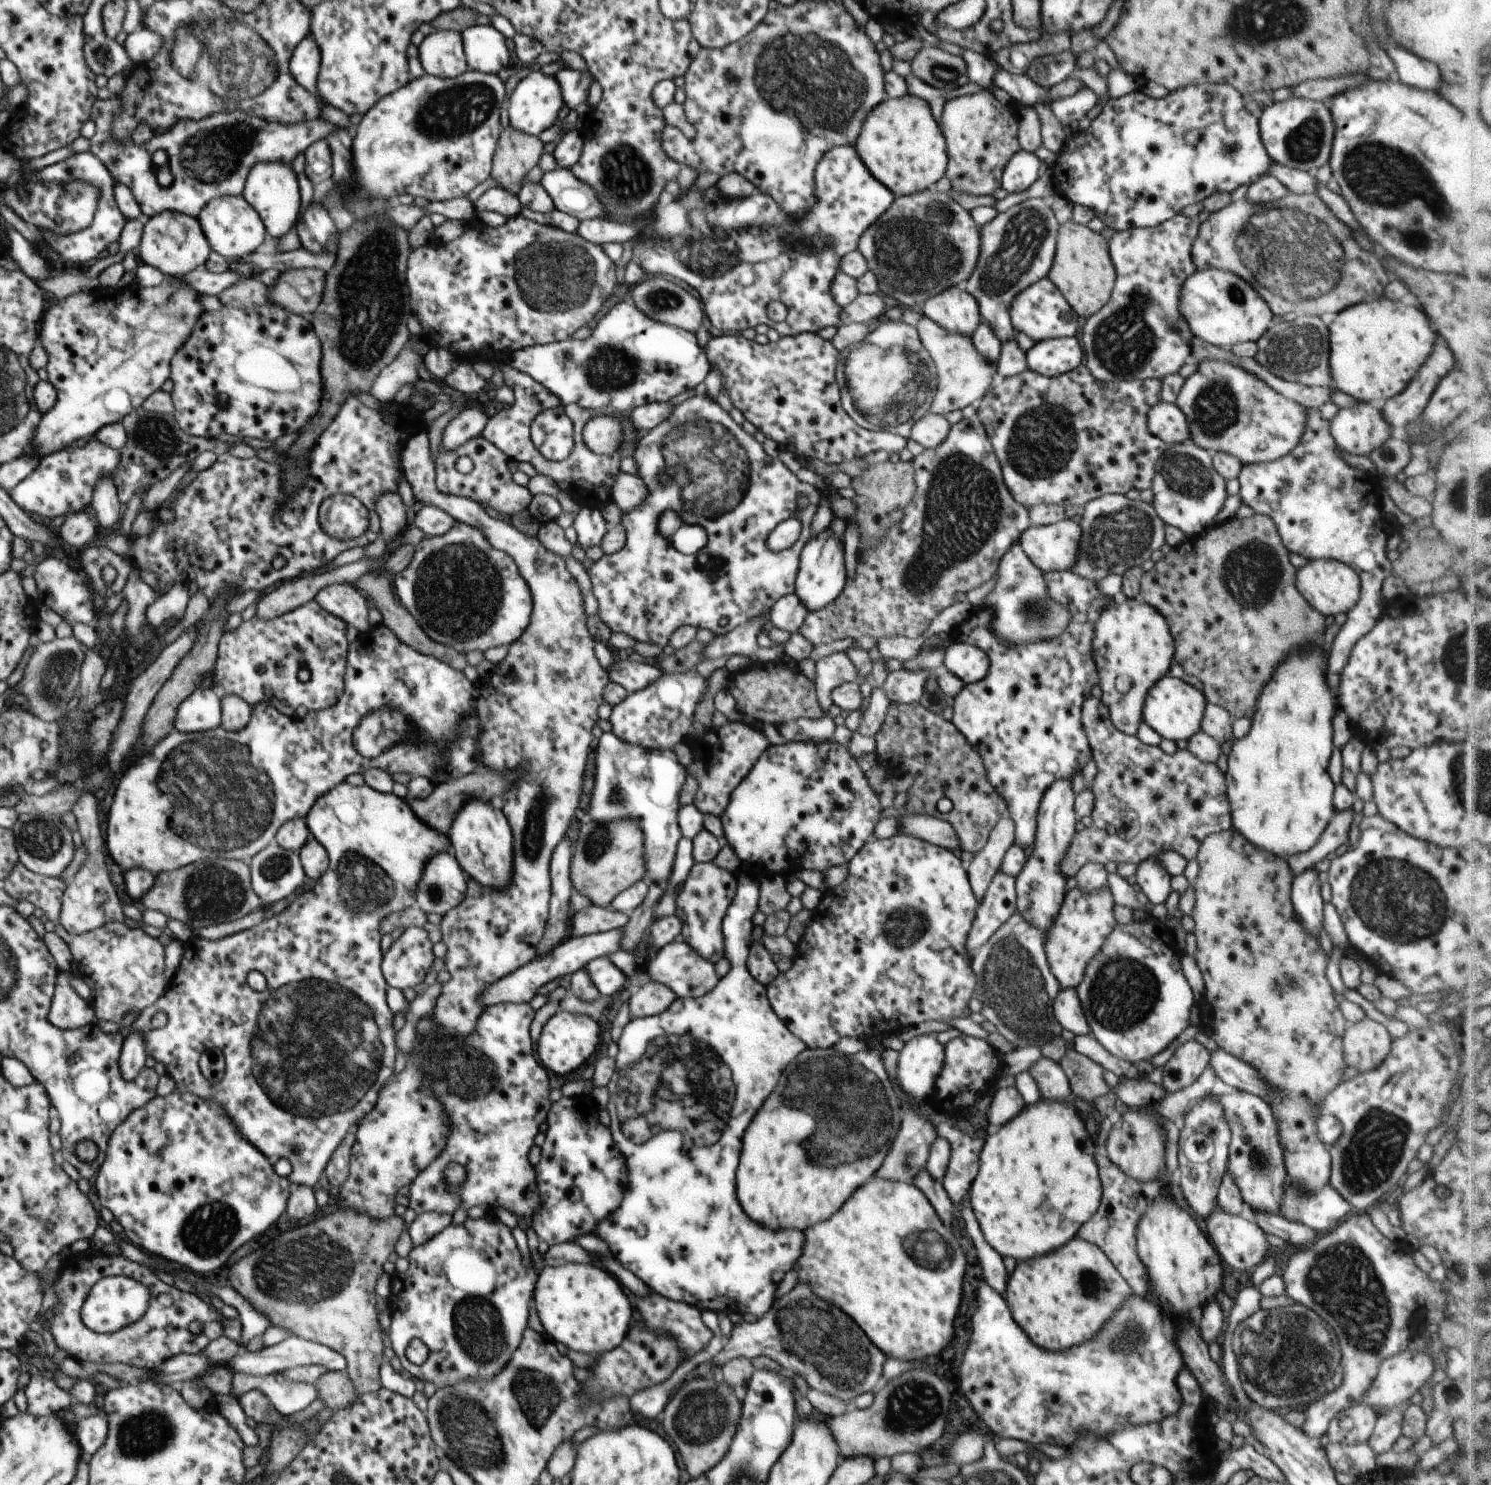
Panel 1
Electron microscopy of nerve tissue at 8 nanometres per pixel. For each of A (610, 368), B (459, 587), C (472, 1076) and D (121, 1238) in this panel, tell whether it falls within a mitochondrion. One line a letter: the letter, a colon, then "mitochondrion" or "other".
A: mitochondrion
B: mitochondrion
C: mitochondrion
D: other

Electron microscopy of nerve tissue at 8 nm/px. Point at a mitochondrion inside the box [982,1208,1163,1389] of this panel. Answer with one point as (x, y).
(1120, 1341)

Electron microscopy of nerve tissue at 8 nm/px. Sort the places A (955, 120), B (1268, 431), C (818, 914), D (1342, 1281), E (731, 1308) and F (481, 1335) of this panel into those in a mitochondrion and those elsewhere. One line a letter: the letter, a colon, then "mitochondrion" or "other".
A: other
B: other
C: other
D: mitochondrion
E: other
F: mitochondrion

